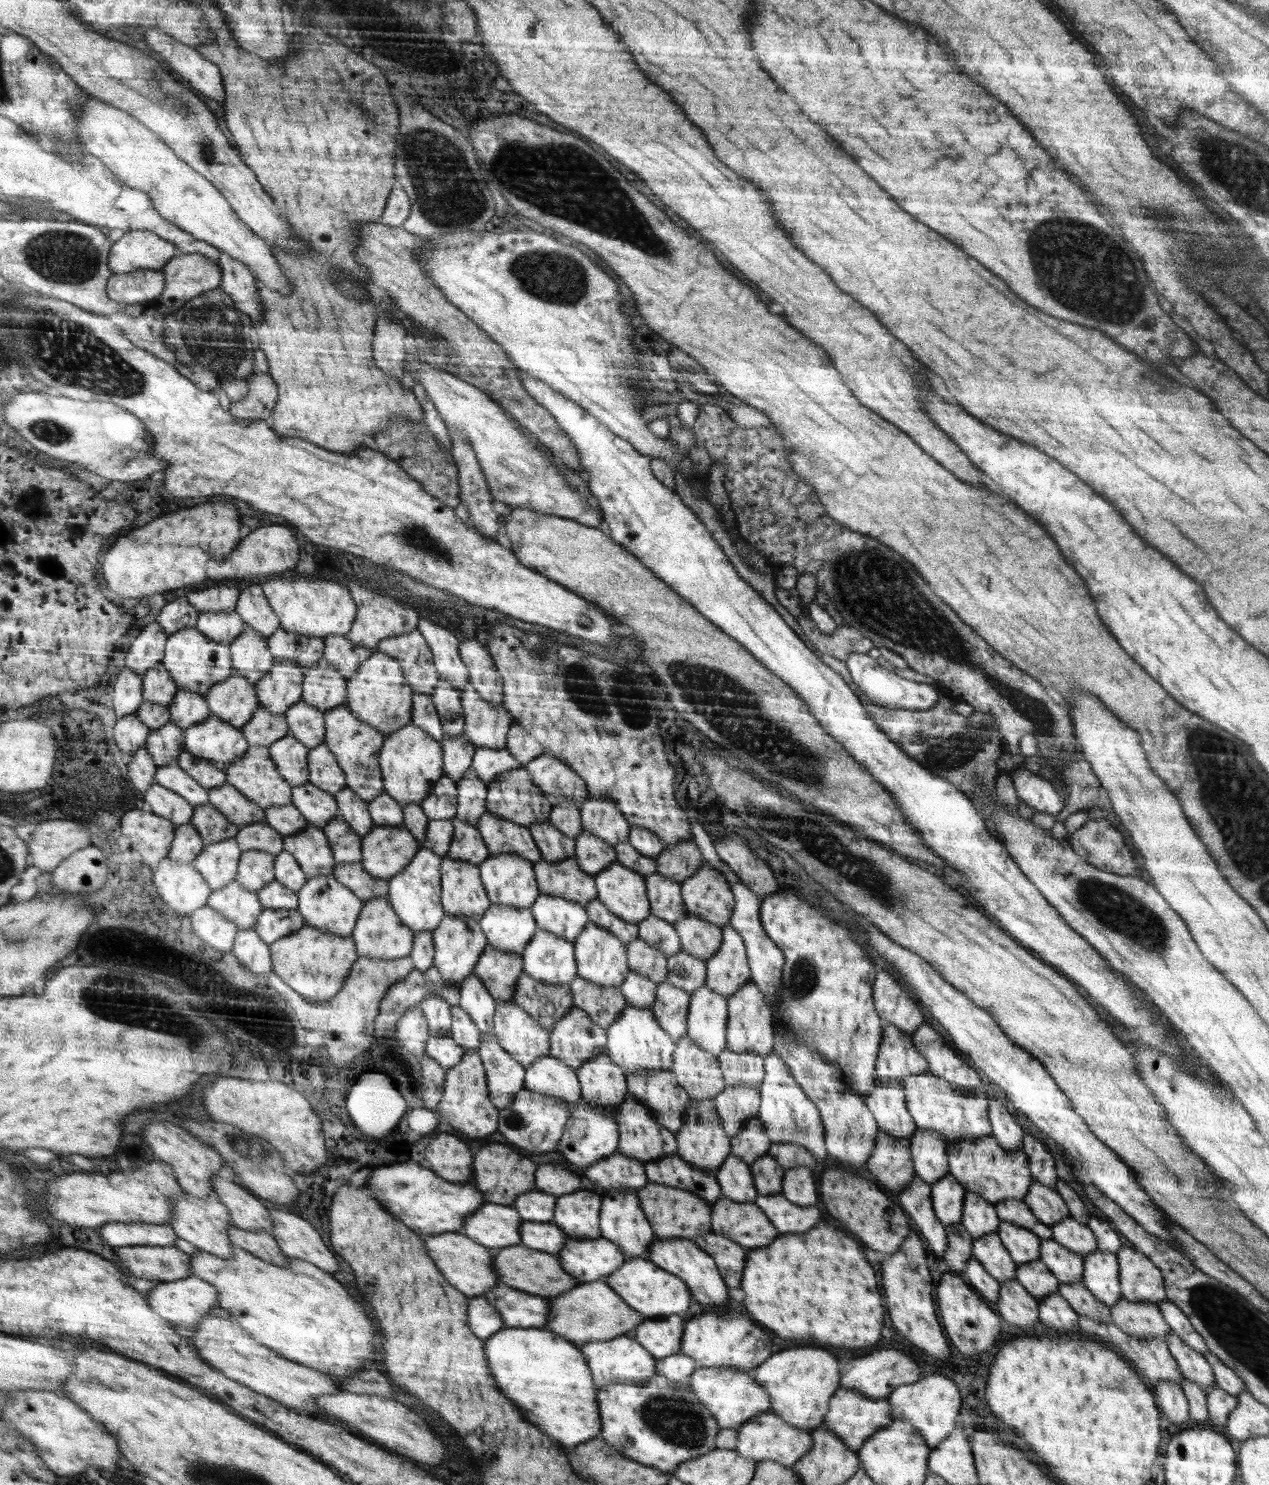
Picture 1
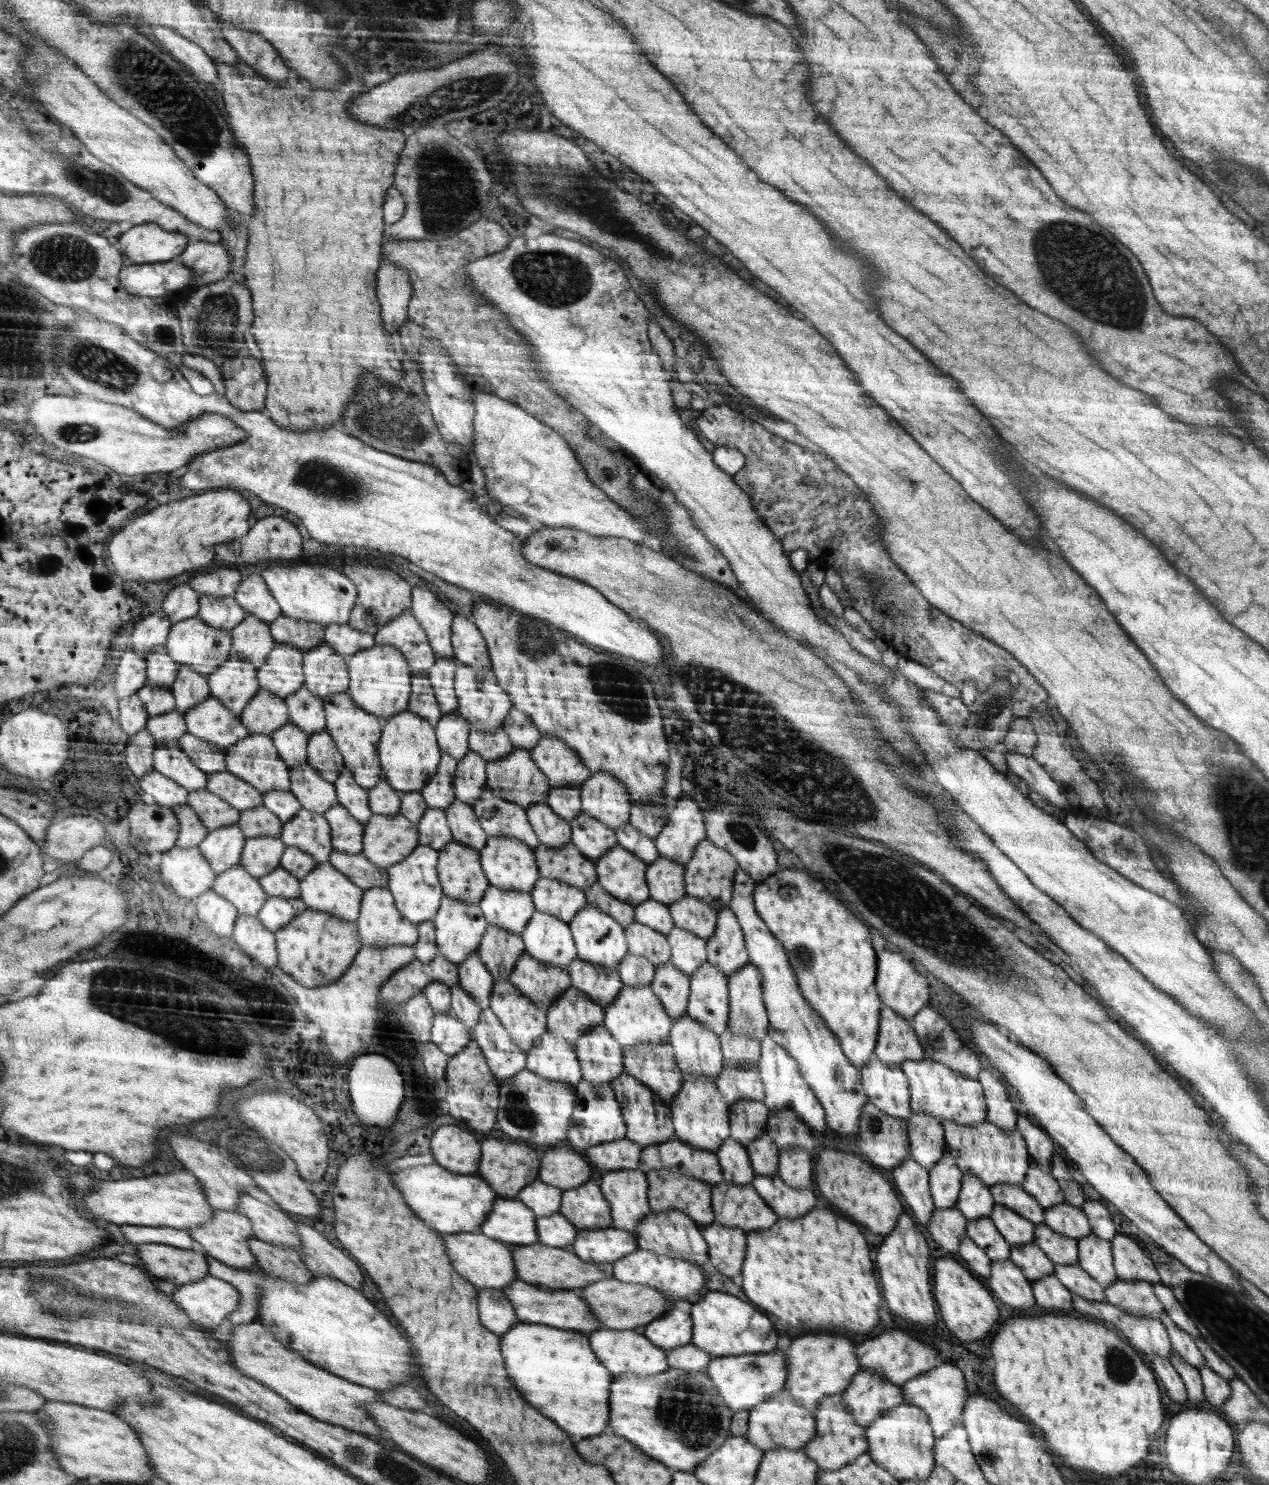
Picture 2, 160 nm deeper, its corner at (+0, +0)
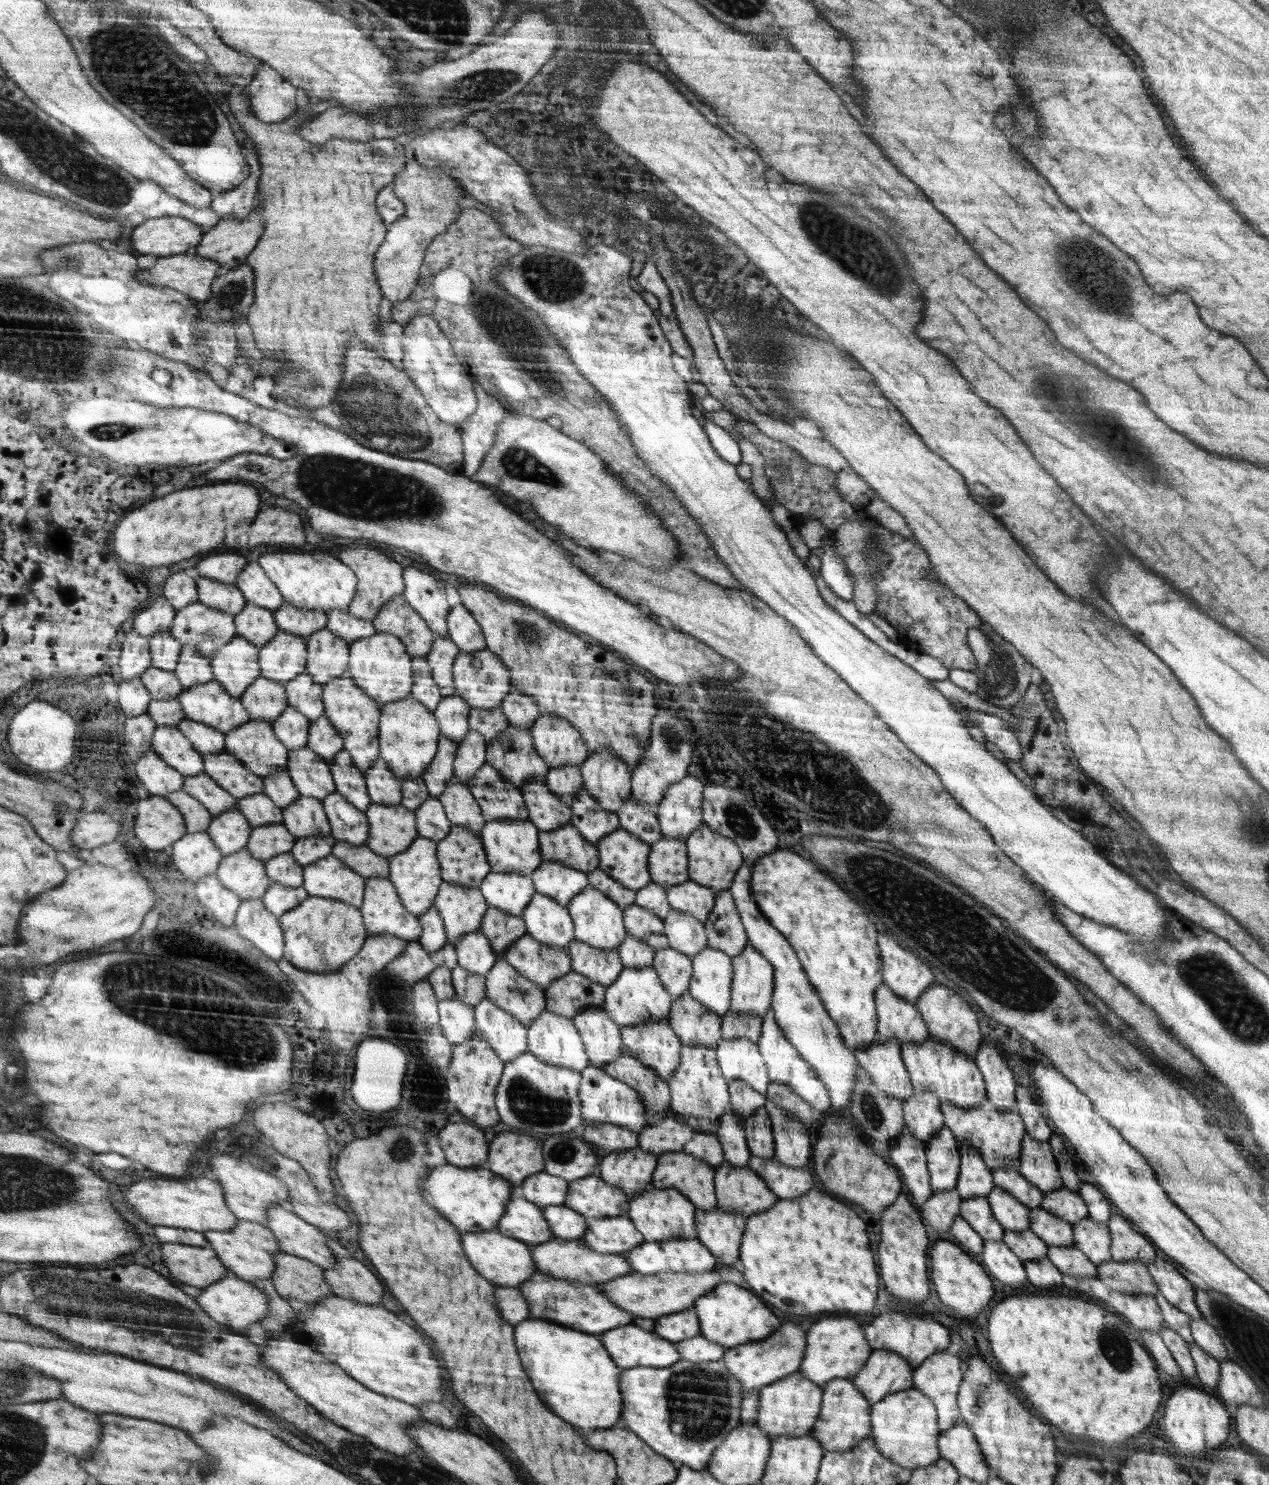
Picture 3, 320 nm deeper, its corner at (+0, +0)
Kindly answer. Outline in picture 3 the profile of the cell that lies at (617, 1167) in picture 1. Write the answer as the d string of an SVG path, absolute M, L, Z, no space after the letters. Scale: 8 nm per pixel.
M590 1123L582 1129L582 1138L591 1142L604 1154L624 1153L639 1145L639 1132L628 1127L614 1126L611 1124Z

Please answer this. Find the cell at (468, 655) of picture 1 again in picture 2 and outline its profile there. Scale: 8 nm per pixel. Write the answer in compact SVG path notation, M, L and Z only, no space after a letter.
M456 613L452 621L451 643L458 664L474 667L477 671L492 669L490 651L483 634L463 614Z

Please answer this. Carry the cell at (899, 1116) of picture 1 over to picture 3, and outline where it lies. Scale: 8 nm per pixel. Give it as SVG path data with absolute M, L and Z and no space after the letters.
M897 1038L884 1042L872 1041L866 1048L856 1050L856 1055L859 1066L871 1074L873 1083L887 1092L890 1098L905 1101L914 1094Z

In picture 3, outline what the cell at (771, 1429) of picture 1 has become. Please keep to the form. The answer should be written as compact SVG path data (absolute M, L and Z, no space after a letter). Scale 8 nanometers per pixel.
M797 1371L760 1389L755 1424L760 1426L773 1441L784 1436L800 1438L800 1436L810 1435L822 1412L822 1402L823 1387Z

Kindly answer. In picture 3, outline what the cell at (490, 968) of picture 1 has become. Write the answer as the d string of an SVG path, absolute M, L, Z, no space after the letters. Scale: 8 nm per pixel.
M490 907L481 924L482 932L495 950L496 962L507 957L507 948L514 945L527 932L526 922L520 915L513 915Z

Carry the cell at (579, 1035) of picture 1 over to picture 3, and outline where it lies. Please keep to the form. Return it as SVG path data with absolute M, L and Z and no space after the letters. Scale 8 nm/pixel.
M574 971L552 981L545 991L547 1009L572 1020L583 1010L606 1004L606 988Z

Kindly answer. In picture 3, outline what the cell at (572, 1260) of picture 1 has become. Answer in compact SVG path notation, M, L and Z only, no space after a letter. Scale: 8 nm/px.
M627 1215L591 1218L587 1232L580 1239L604 1254L626 1254L645 1241L635 1222Z

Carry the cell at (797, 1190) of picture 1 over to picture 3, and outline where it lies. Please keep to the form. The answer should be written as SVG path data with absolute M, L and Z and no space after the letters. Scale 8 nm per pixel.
M770 1098L766 1099L764 1109L772 1123L775 1157L786 1166L804 1167L813 1153L806 1125L789 1117L790 1114L778 1108Z

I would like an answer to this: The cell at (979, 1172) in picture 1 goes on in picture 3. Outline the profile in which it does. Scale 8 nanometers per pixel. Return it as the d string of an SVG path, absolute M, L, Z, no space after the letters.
M984 1099L975 1108L962 1109L948 1100L943 1100L943 1113L947 1127L958 1144L972 1145L978 1149L992 1172L1004 1167L1019 1168L1022 1139L1027 1132L1024 1121L1018 1112L1018 1105L1015 1104L1005 1111L1000 1111L992 1101Z

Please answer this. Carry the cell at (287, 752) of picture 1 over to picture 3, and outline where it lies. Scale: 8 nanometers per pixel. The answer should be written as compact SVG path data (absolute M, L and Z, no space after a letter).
M289 704L273 726L276 736L288 746L288 750L294 750L307 745L309 723L306 715Z

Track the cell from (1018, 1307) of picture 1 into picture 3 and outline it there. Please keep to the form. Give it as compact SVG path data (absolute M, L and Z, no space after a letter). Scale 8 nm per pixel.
M1003 1240L986 1241L983 1244L984 1266L1000 1280L1002 1284L1014 1290L1022 1290L1026 1286L1026 1273L1020 1257Z

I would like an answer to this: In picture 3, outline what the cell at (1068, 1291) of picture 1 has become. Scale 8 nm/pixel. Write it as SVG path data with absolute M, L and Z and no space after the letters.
M1075 1245L1059 1247L1048 1246L1047 1257L1049 1261L1064 1275L1073 1279L1087 1279L1096 1277L1097 1266Z

